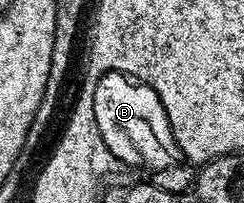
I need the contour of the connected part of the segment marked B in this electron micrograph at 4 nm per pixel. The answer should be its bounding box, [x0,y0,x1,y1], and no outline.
[94,71,183,169]

